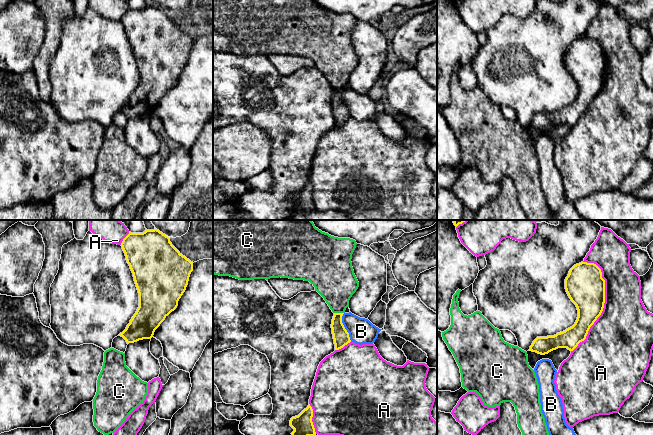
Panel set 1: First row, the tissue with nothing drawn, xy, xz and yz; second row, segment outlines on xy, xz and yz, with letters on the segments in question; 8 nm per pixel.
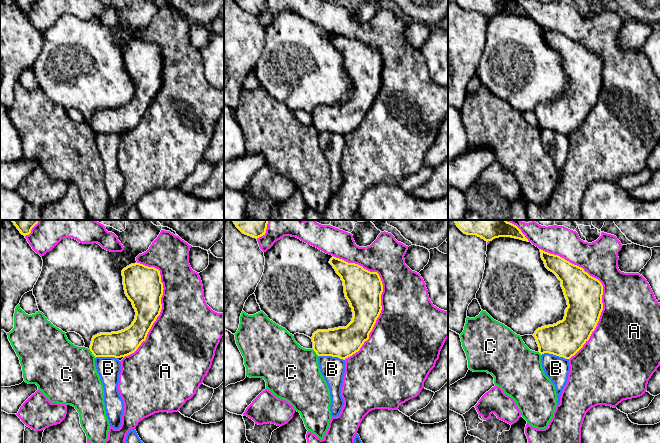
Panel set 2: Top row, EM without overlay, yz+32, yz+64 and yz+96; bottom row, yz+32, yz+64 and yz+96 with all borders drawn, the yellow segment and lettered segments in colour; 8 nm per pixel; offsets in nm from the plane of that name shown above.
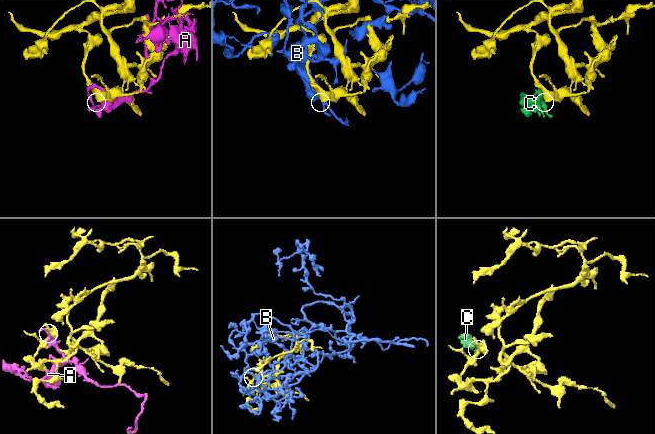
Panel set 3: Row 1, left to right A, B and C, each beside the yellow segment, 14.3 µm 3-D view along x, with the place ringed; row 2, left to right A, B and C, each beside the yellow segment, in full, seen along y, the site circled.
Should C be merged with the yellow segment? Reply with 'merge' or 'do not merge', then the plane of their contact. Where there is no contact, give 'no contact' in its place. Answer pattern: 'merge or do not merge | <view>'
do not merge | xz

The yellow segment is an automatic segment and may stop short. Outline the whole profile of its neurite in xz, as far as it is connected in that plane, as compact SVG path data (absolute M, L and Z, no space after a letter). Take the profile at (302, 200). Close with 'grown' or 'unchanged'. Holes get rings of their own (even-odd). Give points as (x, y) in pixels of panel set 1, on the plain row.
M309 180L298 192L291 194L290 202L294 205L291 210L294 214L316 211L312 193L313 185Z; unchanged

